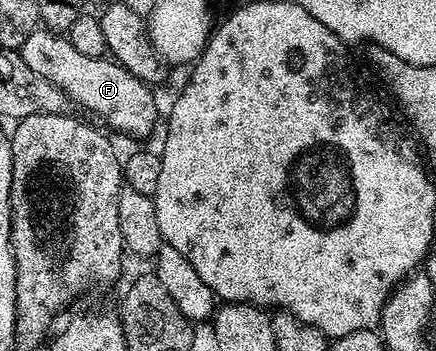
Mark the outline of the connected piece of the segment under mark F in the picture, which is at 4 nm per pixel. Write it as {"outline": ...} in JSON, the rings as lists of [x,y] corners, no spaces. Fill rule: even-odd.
{"outline":[[[37,27],[20,45],[20,56],[34,70],[34,74],[44,76],[54,86],[64,91],[65,97],[81,104],[88,112],[93,112],[101,125],[109,124],[124,136],[148,136],[156,128],[156,96],[153,89],[140,80],[130,70],[117,64],[111,58],[86,57],[76,50],[68,38],[47,28]]]}

